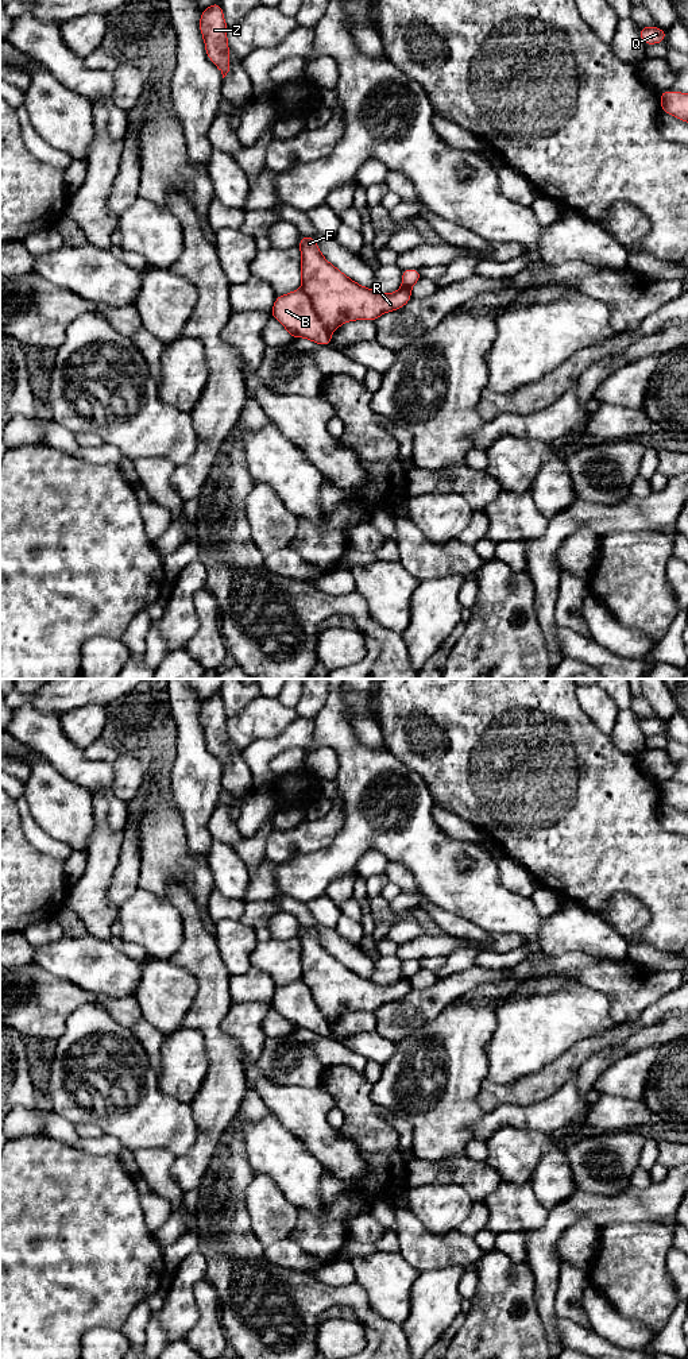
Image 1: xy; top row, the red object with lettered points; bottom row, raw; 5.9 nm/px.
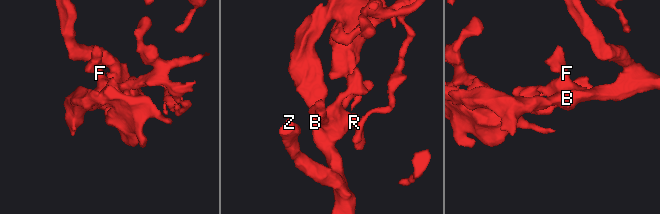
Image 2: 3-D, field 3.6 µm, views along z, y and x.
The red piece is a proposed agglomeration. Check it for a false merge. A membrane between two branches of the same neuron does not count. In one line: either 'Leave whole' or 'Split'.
Split

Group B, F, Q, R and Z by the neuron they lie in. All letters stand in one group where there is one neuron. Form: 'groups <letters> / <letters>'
groups B Q Z / F R

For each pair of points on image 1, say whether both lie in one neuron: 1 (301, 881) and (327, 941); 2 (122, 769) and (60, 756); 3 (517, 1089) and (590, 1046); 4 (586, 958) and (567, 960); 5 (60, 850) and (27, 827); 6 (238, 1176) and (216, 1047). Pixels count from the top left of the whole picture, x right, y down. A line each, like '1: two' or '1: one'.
1: two
2: two
3: one
4: one
5: one
6: two

